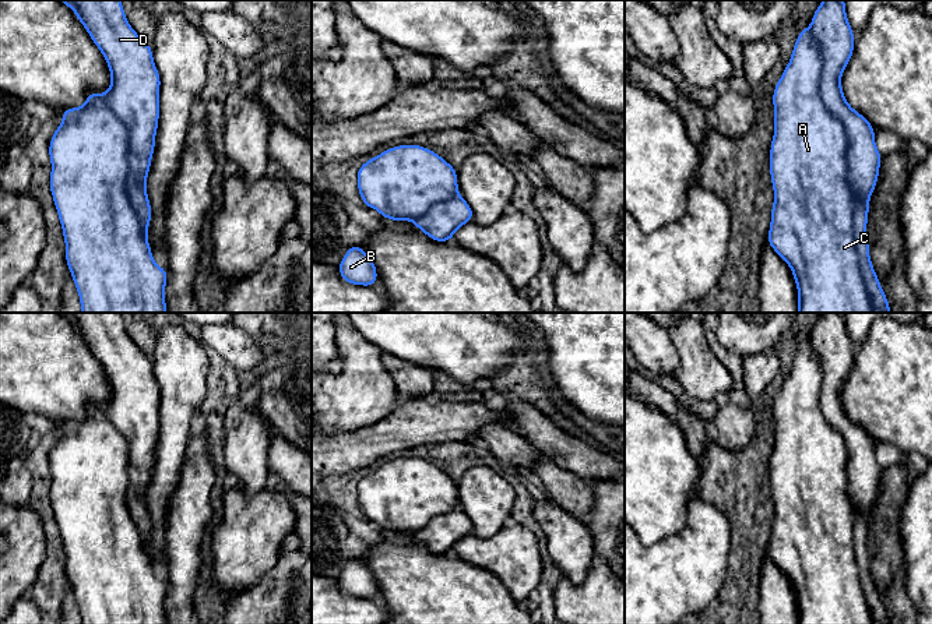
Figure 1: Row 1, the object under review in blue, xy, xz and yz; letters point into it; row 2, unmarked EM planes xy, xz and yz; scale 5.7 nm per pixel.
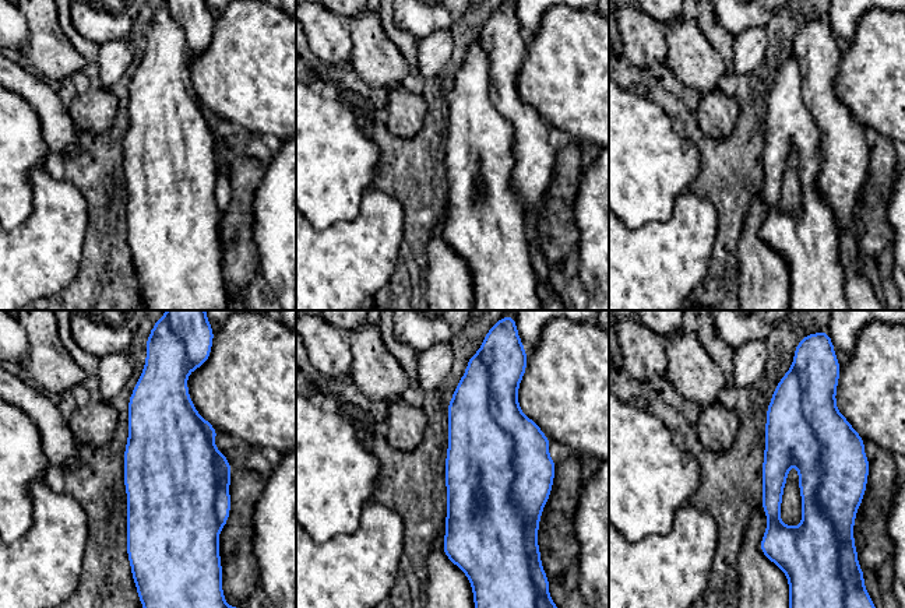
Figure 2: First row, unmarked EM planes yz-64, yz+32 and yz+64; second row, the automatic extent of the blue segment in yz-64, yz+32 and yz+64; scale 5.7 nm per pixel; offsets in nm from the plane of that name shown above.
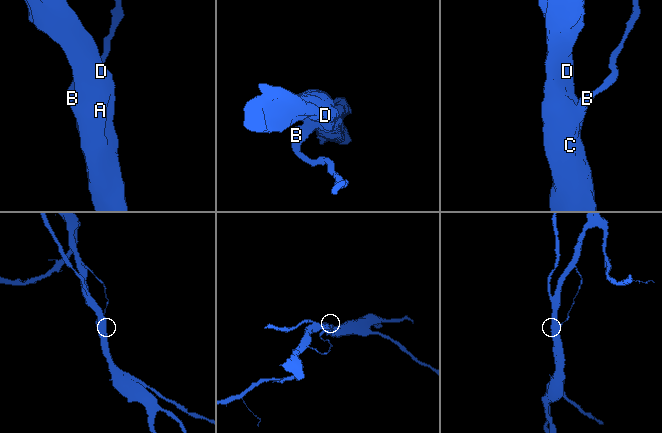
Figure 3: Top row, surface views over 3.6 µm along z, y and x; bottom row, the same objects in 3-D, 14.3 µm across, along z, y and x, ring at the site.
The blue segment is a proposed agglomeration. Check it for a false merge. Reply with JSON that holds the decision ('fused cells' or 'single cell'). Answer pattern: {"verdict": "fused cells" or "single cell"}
{"verdict": "fused cells"}

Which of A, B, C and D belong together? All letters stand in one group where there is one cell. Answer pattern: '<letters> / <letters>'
A B C / D

